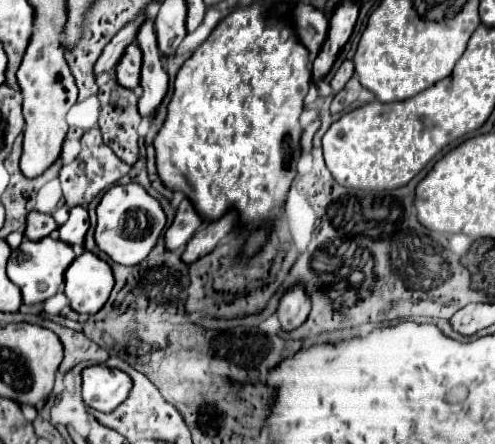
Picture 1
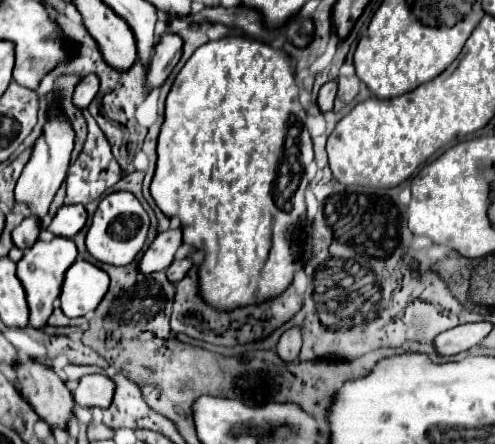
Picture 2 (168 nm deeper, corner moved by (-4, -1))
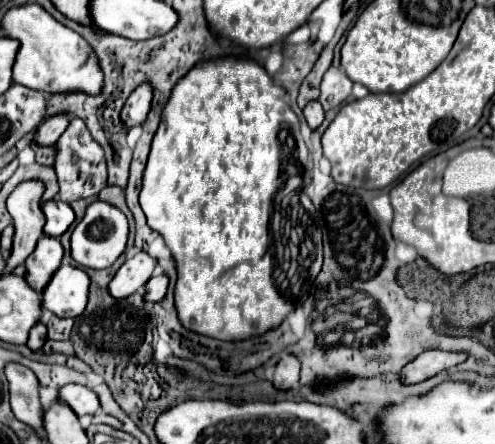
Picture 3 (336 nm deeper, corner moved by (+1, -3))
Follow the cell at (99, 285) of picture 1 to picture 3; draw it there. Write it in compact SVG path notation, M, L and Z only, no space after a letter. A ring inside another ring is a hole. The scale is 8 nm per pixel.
M61 266L53 274L51 284L43 290L43 306L59 318L75 318L83 314L83 308L87 306L89 284L91 280L85 270Z

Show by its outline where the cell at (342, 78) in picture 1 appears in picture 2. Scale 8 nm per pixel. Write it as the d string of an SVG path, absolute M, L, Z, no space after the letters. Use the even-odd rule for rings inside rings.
M336 82L324 84L324 86L320 88L320 92L318 92L318 108L320 108L322 112L332 110L334 98L336 98Z

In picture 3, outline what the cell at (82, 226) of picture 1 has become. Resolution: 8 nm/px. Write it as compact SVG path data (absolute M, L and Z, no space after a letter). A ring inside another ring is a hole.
M51 200L43 204L43 212L47 218L47 224L43 228L43 232L47 236L61 236L63 232L67 232L67 228L75 222L75 212L67 202L59 202L59 200Z

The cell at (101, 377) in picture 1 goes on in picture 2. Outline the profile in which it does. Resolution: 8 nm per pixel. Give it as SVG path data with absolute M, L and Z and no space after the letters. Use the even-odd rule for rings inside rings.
M100 374L84 376L74 392L74 400L78 406L98 406L98 408L108 408L112 402L114 386L112 380Z

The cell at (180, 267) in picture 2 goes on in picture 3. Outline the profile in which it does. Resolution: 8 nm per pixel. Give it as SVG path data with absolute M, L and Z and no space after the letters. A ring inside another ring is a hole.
M159 272L159 274L155 274L149 282L147 282L147 294L145 294L145 300L147 302L159 302L163 296L165 296L165 292L167 292L167 286L169 286L169 276L165 276L163 272Z

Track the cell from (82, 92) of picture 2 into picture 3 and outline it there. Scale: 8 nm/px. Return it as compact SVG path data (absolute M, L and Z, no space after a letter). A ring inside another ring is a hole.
M55 114L55 116L49 116L39 128L37 128L37 142L43 144L43 146L51 146L59 140L59 136L65 132L67 124L69 124L71 116L69 114Z

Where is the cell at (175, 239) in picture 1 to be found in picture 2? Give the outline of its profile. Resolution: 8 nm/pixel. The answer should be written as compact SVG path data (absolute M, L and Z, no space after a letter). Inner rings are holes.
M180 228L160 232L154 238L154 242L148 246L144 256L140 258L138 272L148 276L148 274L154 274L154 272L166 270L172 264L174 254L176 254L180 244L182 244L182 230Z

